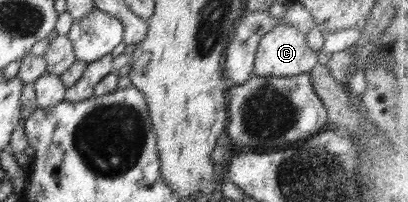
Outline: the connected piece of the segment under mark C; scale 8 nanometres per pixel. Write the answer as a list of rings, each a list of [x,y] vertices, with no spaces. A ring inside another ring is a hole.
[[[283,23],[277,25],[260,39],[253,73],[263,77],[291,77],[310,72],[319,64],[318,54],[309,47],[305,39],[306,33],[301,33],[296,27]]]

